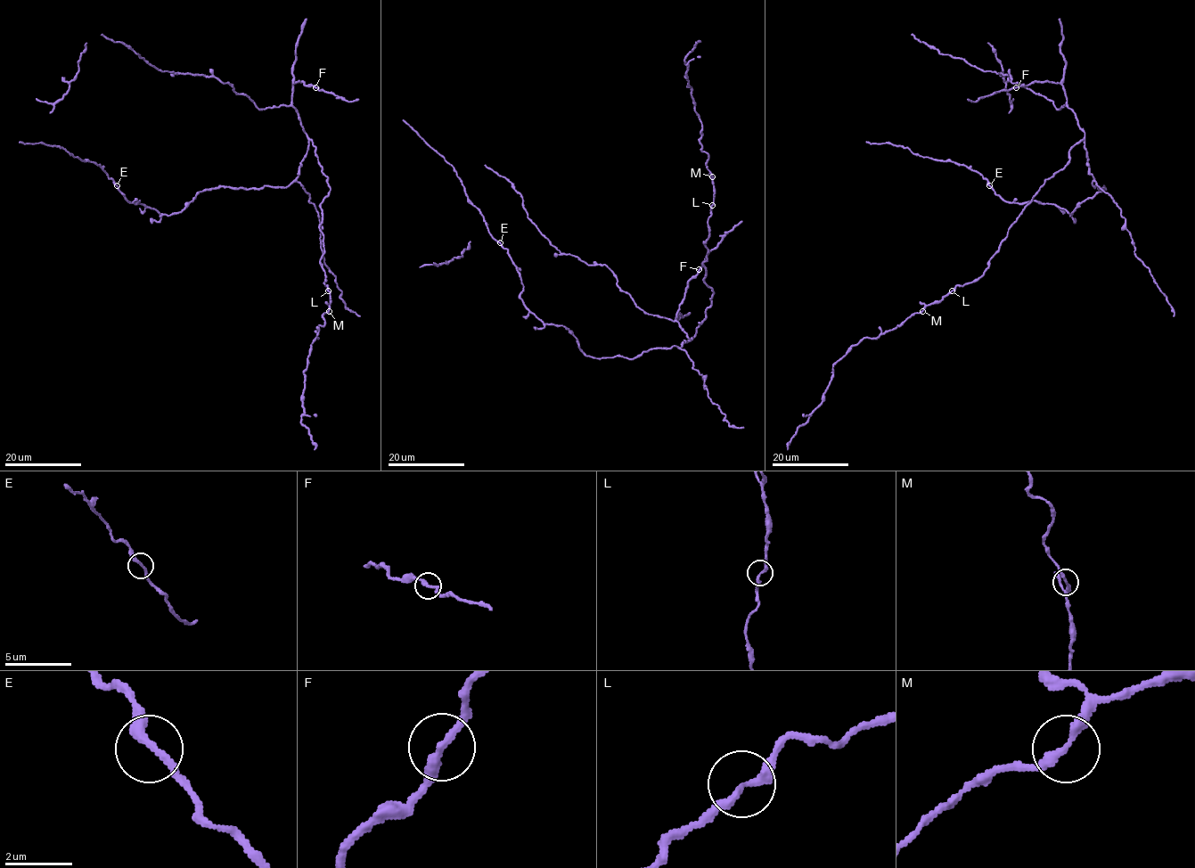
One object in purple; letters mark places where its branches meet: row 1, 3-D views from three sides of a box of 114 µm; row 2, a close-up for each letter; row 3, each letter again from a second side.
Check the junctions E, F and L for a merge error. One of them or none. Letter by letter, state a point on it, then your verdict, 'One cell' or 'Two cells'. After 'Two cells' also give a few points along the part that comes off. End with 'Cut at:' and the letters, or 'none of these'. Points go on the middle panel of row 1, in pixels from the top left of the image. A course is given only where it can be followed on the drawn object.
E: Place: (500, 242). One cell
F: Place: (699, 269). One cell
L: Place: (712, 205). One cell
Cut at: none of these

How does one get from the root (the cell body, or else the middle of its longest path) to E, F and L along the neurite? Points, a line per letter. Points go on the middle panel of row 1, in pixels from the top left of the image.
E: (692, 338), (633, 358), (589, 356), (563, 325), (544, 323), (524, 305), (520, 274), (500, 242)
F: (692, 338), (688, 337), (675, 320), (685, 288), (699, 270)
L: (692, 338), (714, 293), (704, 282), (703, 266), (707, 252), (703, 242), (707, 239), (712, 205)

